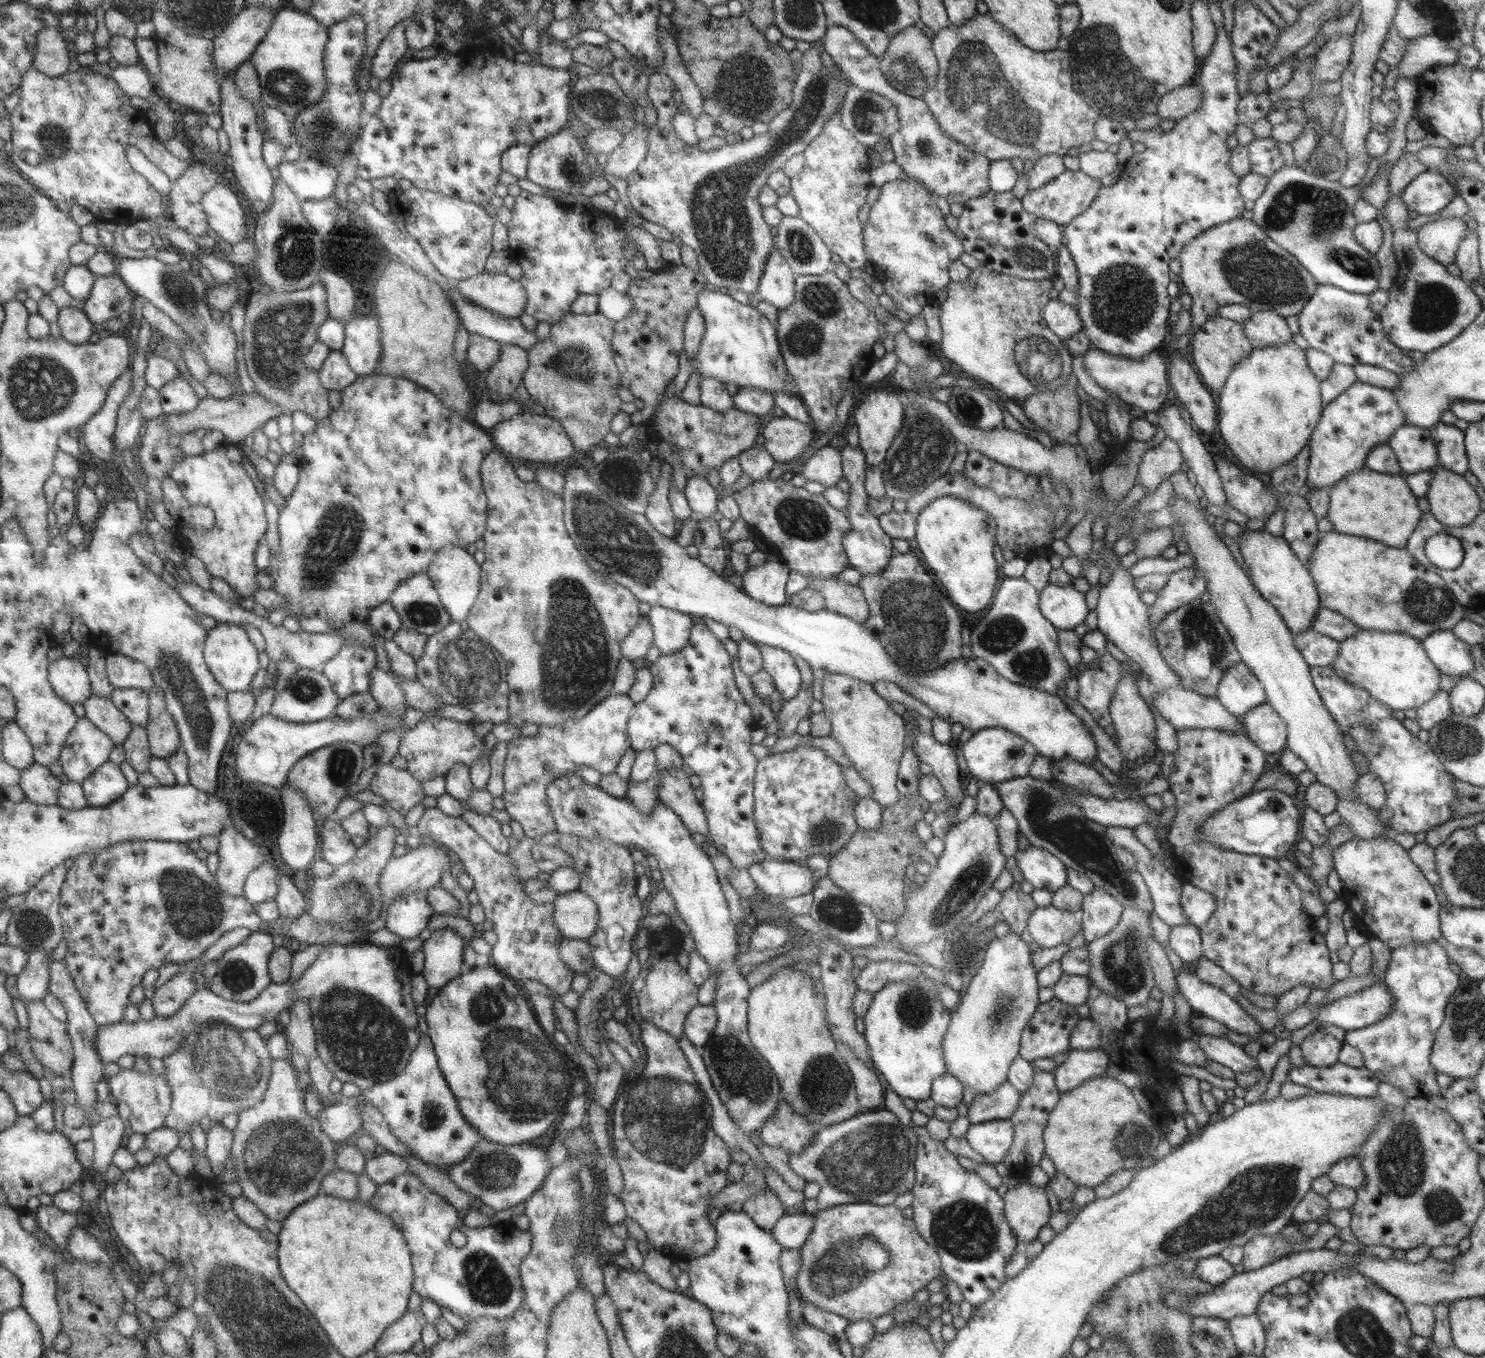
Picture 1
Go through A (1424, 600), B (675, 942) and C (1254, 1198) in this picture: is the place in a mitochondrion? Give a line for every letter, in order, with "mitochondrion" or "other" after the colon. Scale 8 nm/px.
A: mitochondrion
B: other
C: mitochondrion

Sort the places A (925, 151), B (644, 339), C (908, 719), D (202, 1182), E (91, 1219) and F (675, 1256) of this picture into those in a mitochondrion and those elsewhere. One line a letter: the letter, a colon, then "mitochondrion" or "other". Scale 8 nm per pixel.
A: mitochondrion
B: other
C: other
D: other
E: other
F: other

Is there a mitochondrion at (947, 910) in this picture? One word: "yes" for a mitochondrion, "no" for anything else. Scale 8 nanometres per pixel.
yes

